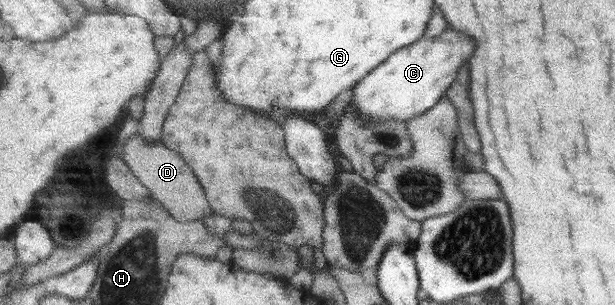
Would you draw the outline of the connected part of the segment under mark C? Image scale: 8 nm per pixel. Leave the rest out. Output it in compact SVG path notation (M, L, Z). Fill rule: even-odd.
M447 27L438 37L422 37L416 44L398 50L396 54L389 56L384 64L376 67L362 81L352 89L352 106L358 108L363 119L373 119L373 121L388 121L389 119L411 120L424 112L434 108L446 96L448 89L457 80L459 70L470 63L470 59L476 51L476 39L460 34L454 28Z

